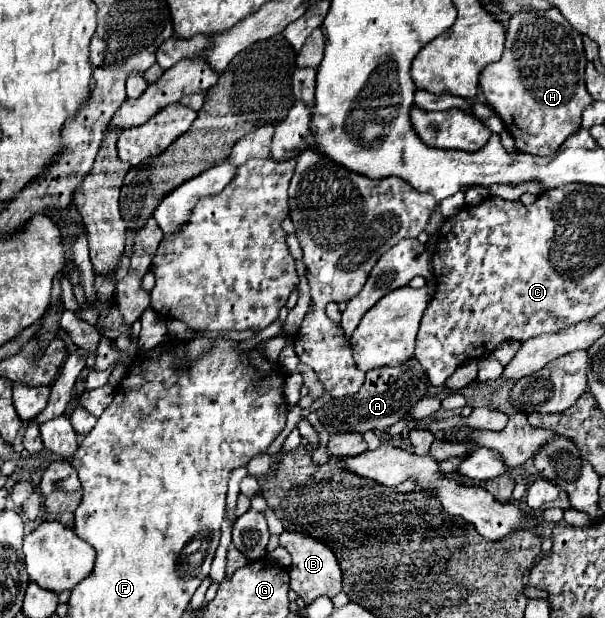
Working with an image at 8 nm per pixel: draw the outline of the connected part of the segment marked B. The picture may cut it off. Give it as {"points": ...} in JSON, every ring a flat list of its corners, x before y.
{"points":[[283,532,281,534,281,546,291,554,291,560,293,560,291,590,295,590,305,602,311,602,319,596,333,598,335,594,341,592,343,572,341,572,341,566,339,566,339,560,337,560,335,552,325,542,321,542,321,540,317,540,309,534]]}

